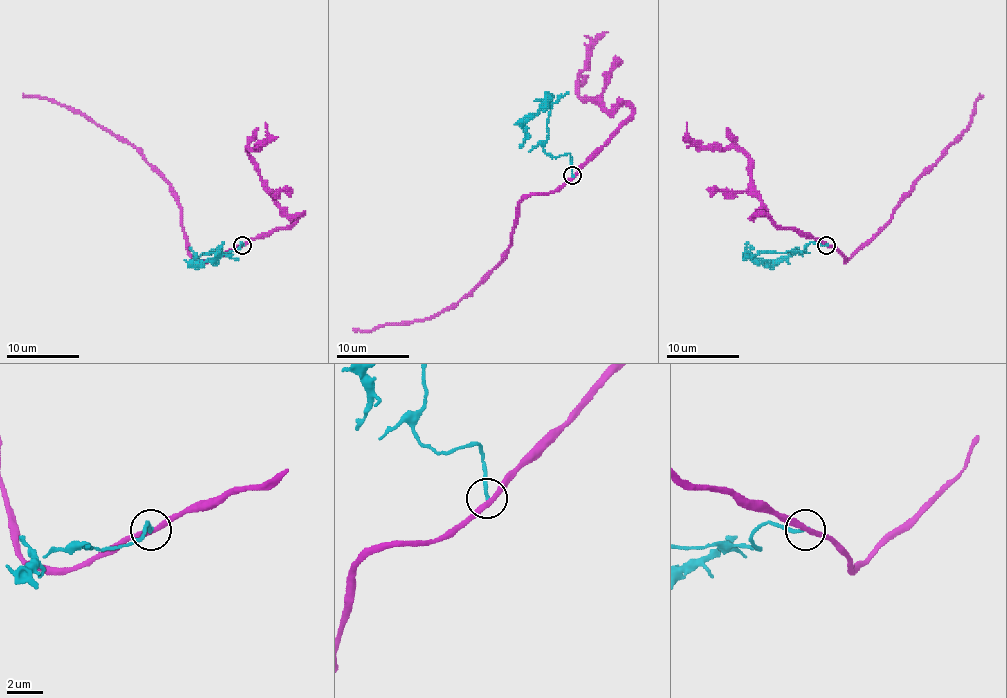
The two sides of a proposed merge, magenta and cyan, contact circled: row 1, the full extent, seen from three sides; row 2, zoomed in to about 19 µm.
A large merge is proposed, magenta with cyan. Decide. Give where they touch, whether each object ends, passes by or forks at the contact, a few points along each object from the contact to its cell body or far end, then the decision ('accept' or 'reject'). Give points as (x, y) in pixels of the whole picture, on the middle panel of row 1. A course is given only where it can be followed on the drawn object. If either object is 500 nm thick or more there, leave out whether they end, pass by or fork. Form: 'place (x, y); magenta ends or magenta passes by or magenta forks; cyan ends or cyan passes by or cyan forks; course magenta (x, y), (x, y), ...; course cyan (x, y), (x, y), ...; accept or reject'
place (572, 175); magenta passes by; cyan ends; course magenta (572, 177), (554, 191), (519, 204), (508, 252), (465, 298), (420, 321), (387, 323), (371, 330), (353, 328); course cyan (572, 175), (572, 157), (550, 157), (543, 148), (548, 104), (525, 120), (525, 142), (519, 148); reject

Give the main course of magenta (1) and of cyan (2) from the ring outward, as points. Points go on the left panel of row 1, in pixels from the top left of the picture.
1: (242, 245), (236, 245), (224, 256), (195, 260), (189, 254), (178, 196), (135, 148), (57, 104), (23, 93)
2: (242, 245), (220, 252), (213, 251), (218, 254), (206, 261), (195, 261), (195, 252), (189, 247)

